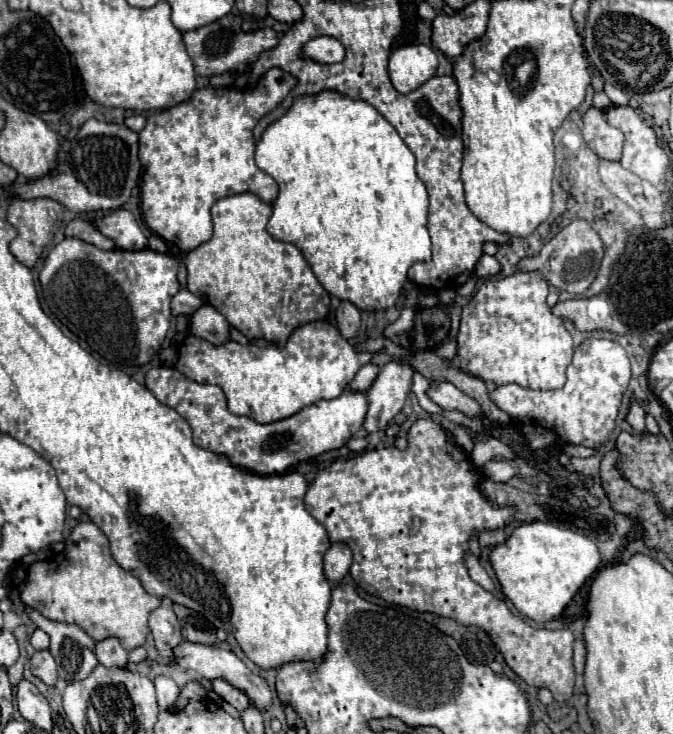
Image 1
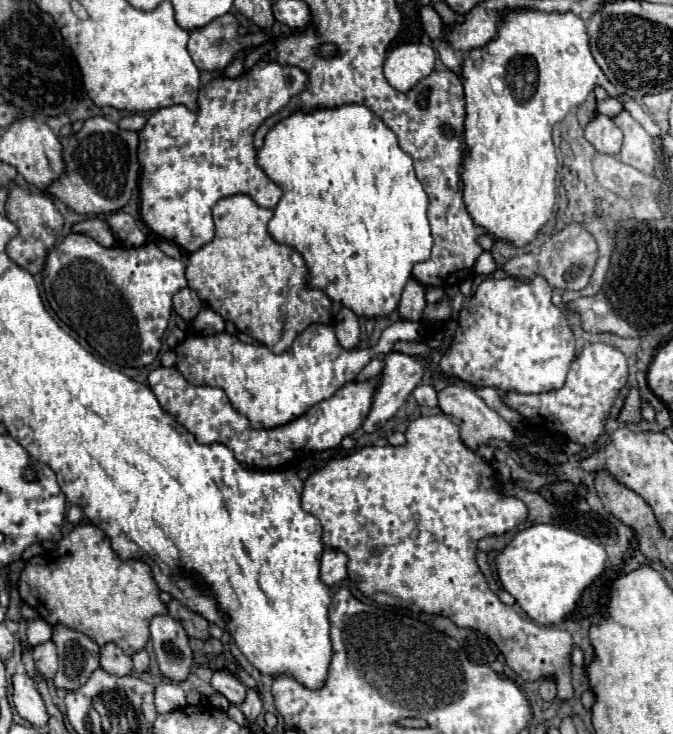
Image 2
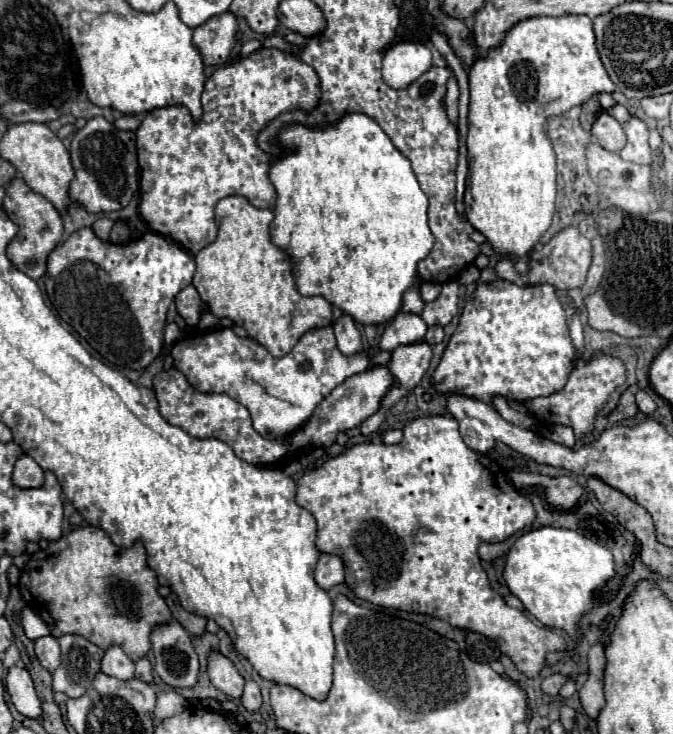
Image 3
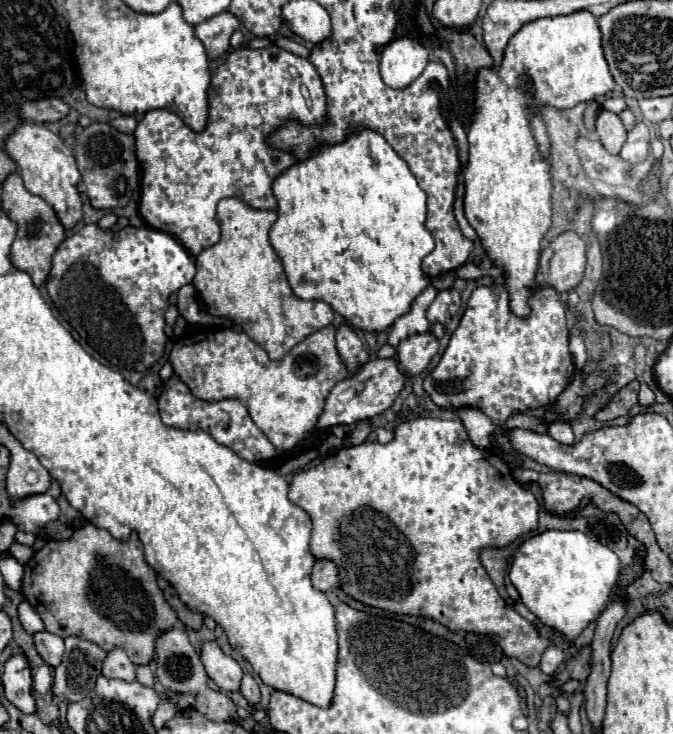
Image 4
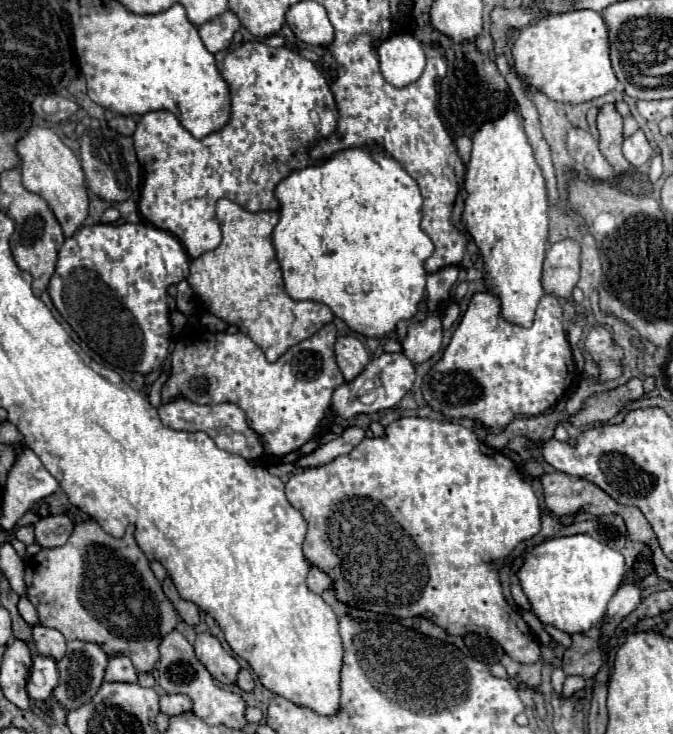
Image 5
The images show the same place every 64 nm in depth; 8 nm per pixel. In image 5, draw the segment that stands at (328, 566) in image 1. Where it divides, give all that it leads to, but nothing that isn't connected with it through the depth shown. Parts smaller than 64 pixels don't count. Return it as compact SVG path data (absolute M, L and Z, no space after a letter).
M310 568L308 576L306 576L306 584L308 584L308 588L310 588L312 592L316 592L316 594L322 594L324 590L332 588L330 576L328 576L326 572L318 570L318 568Z

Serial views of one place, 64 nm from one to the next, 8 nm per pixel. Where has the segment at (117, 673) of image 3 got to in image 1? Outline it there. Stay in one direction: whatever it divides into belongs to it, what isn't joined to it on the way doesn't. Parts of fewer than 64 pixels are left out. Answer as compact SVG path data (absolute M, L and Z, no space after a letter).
M108 638L96 644L96 656L98 662L106 668L126 668L128 666L128 652L120 646L120 642L116 638Z

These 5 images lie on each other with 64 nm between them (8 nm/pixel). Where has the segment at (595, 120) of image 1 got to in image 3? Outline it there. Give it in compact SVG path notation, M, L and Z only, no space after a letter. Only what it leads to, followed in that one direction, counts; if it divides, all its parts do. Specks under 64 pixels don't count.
M600 112L592 126L592 136L598 140L598 144L610 152L620 152L626 144L626 134L622 130L622 124L614 120L608 112Z

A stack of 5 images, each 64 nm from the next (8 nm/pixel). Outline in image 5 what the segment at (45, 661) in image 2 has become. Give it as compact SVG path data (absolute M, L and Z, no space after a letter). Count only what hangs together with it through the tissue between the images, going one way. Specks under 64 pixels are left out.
M34 624L32 632L34 632L32 640L34 640L34 646L36 646L38 654L52 656L56 662L64 656L66 640L64 640L60 630L48 628L48 626L42 626L42 624Z

